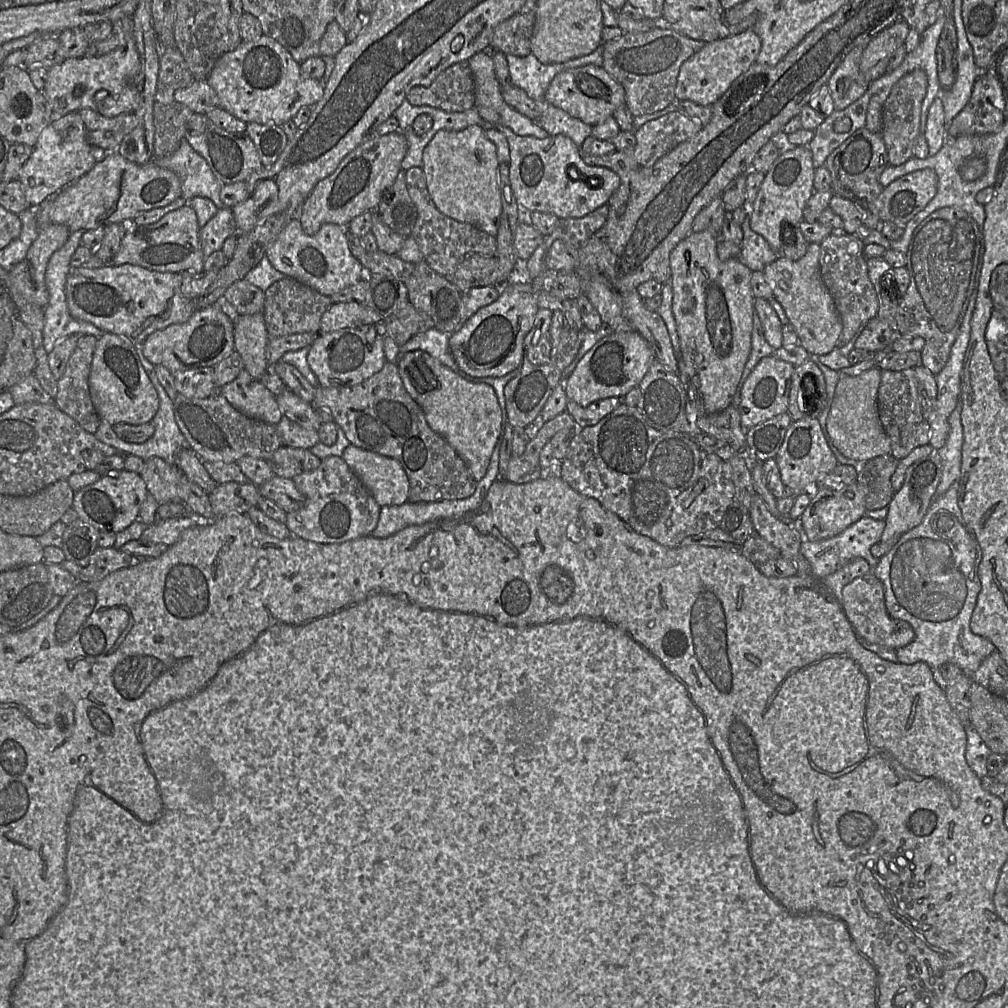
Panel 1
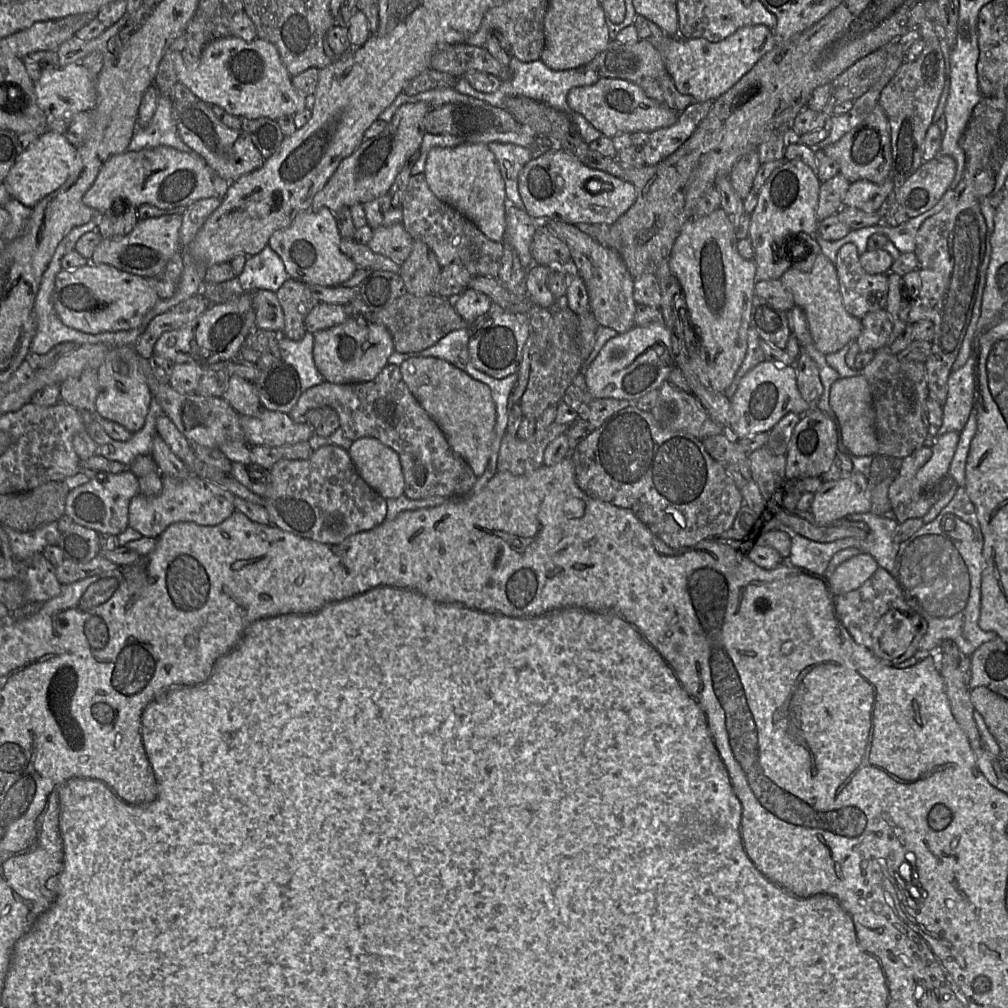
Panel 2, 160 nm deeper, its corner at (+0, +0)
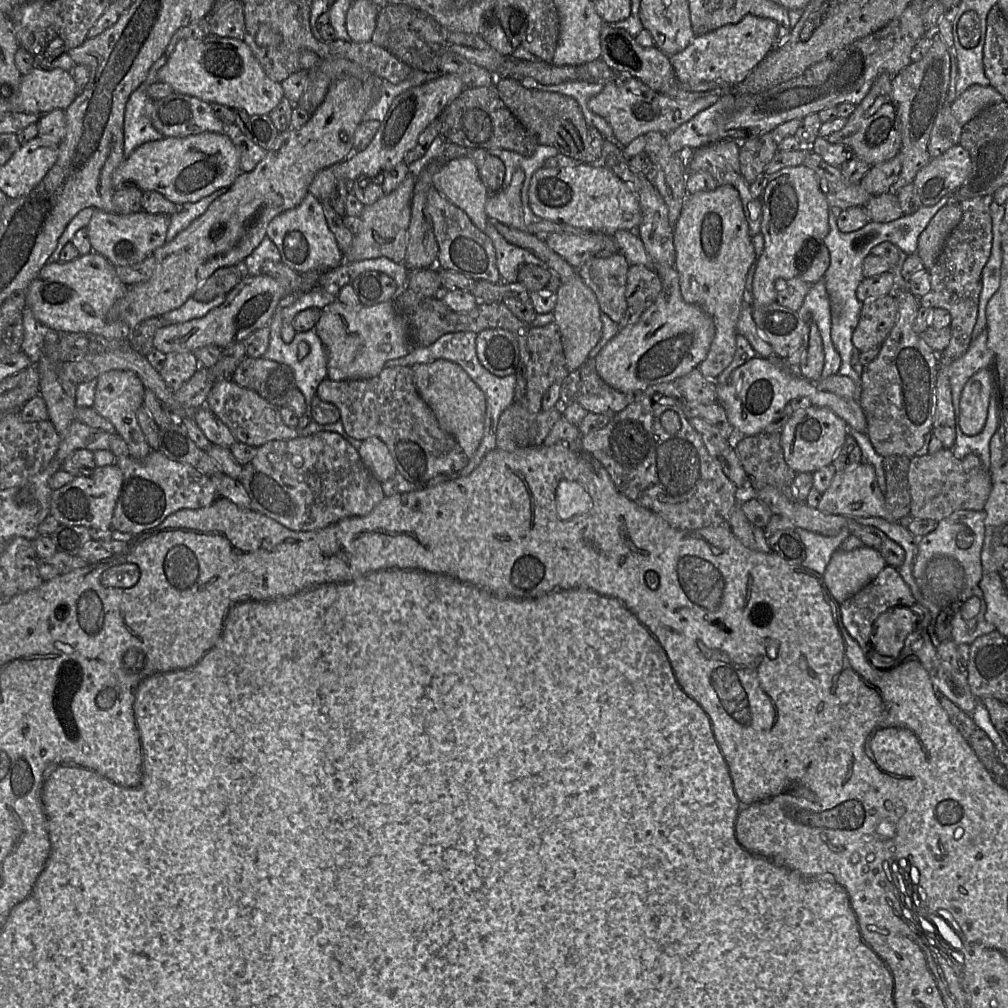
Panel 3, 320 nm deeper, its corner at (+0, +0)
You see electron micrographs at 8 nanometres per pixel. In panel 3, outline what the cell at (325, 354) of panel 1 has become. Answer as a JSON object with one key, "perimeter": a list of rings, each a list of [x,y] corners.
{"perimeter":[[[336,299],[321,309],[315,330],[326,349],[327,378],[333,381],[373,378],[382,371],[386,361],[406,356],[413,349],[406,322],[396,312],[392,300],[372,306],[347,306]]]}

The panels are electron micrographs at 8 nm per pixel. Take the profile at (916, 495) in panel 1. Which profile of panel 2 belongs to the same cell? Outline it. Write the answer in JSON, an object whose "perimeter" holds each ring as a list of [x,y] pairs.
{"perimeter":[[[948,432],[936,439],[930,439],[928,445],[932,446],[932,458],[915,476],[923,490],[929,490],[948,474],[959,439],[960,434],[957,432]]]}

